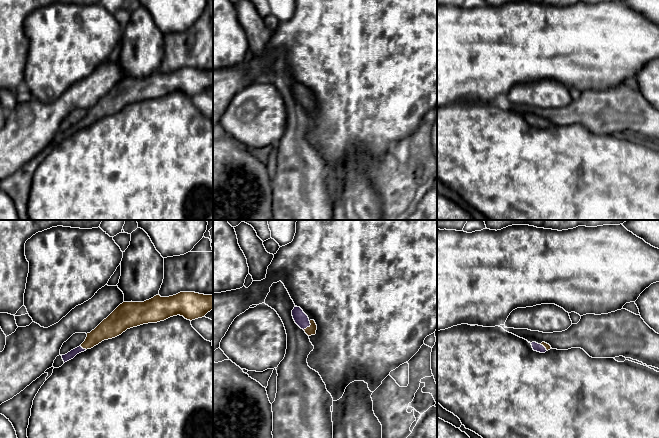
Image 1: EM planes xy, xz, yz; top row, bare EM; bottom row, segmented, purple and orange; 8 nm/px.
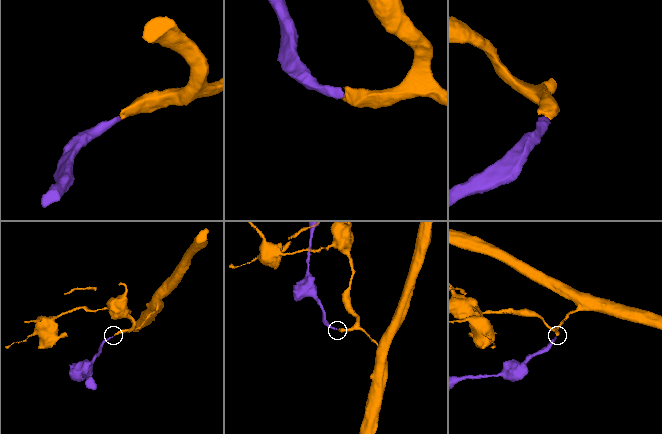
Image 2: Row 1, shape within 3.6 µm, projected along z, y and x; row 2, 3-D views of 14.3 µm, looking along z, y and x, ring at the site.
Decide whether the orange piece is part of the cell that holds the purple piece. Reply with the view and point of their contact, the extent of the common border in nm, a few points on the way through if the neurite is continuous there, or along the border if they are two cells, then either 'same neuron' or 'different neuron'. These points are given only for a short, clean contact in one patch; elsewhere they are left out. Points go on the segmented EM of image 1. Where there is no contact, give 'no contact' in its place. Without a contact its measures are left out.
contact xz (308, 326); length 90 nm; way xz (301, 319), (308, 326), (311, 330); same neuron

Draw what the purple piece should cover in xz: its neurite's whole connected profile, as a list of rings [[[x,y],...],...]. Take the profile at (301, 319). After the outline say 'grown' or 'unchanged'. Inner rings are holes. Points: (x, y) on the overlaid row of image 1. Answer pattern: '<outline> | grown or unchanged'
[[[294,307],[292,316],[295,323],[305,331],[308,336],[315,335],[317,325],[314,320],[310,320],[300,307]]] | grown

